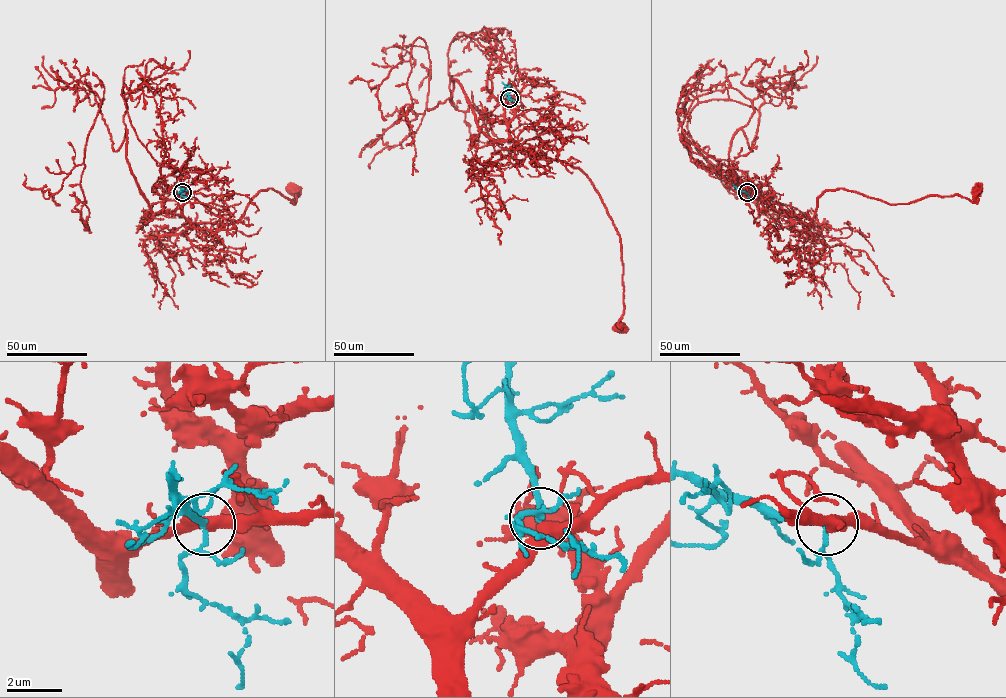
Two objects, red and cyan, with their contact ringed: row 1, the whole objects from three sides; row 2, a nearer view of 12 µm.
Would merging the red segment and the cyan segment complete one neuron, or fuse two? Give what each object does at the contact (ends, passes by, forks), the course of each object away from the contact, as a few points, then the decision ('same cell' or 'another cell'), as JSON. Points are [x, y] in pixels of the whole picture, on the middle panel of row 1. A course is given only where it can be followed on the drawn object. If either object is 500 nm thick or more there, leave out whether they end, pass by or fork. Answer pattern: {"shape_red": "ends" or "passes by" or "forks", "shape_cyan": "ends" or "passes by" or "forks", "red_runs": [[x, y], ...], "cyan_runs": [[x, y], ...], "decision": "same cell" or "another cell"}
{"shape_red": "passes by", "shape_cyan": "forks", "red_runs": [[509, 98], [504, 120], [511, 137], [534, 154], [577, 167], [597, 191], [619, 236], [624, 310], [618, 328]], "cyan_runs": [[509, 98], [502, 82]], "decision": "same cell"}

